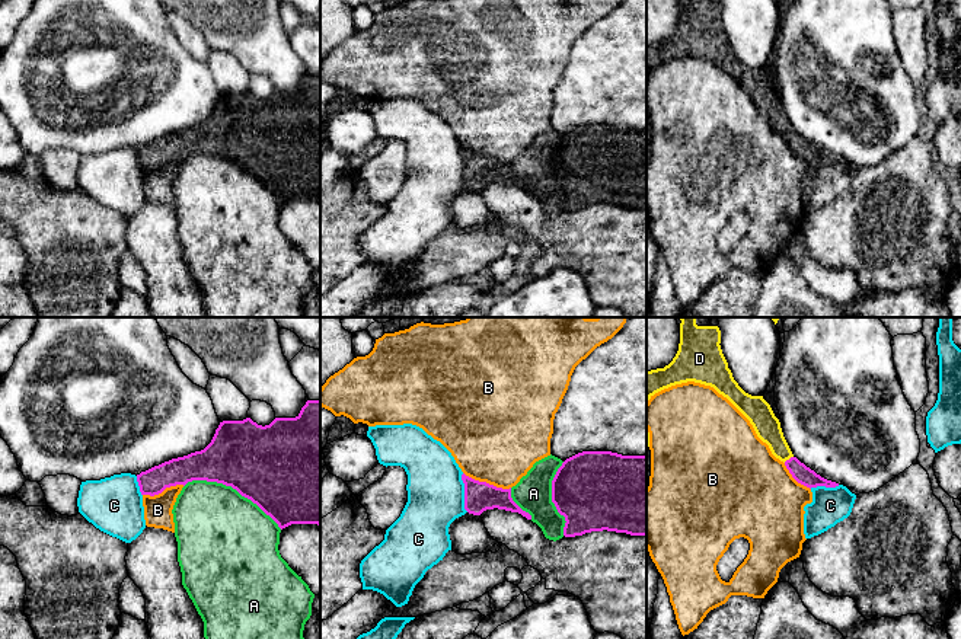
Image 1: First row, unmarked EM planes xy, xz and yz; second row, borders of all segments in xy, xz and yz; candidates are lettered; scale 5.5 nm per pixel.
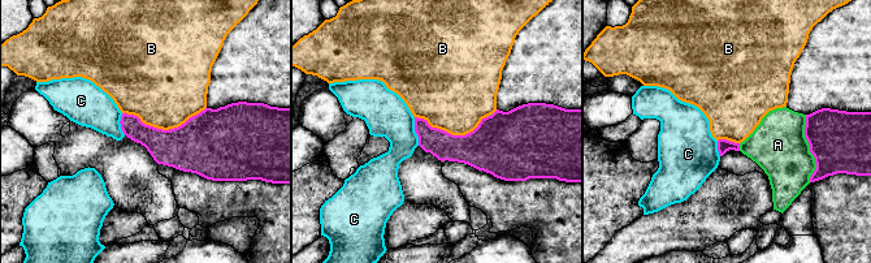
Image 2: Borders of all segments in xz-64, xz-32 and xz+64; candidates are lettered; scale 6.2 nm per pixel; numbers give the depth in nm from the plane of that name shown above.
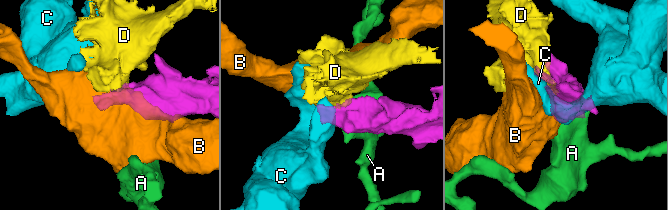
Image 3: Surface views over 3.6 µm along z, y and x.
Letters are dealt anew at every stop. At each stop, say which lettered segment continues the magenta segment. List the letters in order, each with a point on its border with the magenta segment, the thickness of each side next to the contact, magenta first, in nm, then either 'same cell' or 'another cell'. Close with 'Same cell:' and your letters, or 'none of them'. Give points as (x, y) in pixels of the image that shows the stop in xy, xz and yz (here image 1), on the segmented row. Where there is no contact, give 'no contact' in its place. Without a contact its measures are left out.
A: contact xy (233, 488); calibres 440 and 460 nm; another cell
B: contact xz (485, 482); calibres 160 and 500 nm; another cell
C: contact xz (465, 492); calibres 160 and 320 nm; another cell
D: contact yz (789, 459); calibres 100 and 140 nm; same cell
Same cell: D

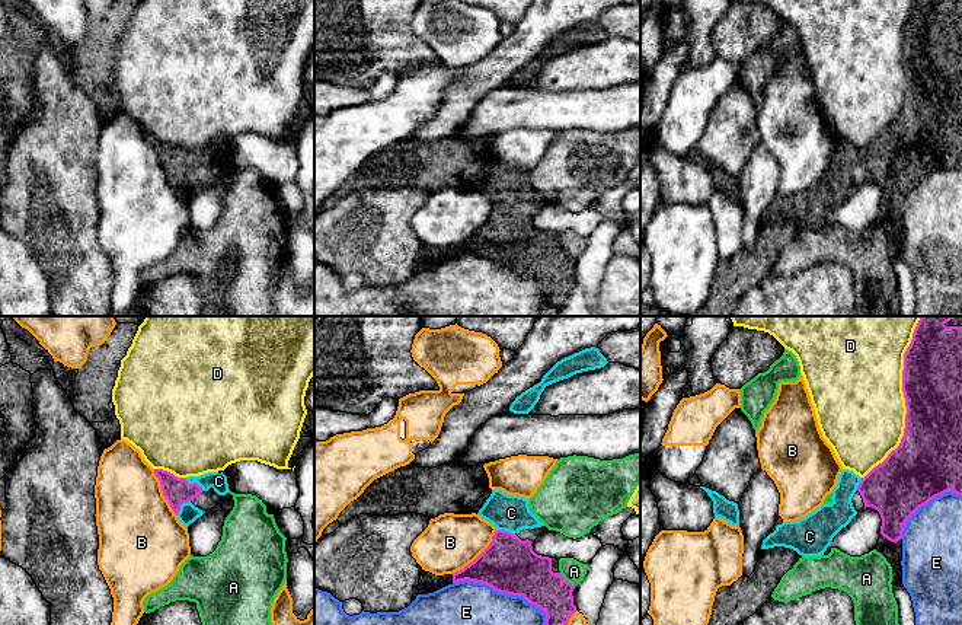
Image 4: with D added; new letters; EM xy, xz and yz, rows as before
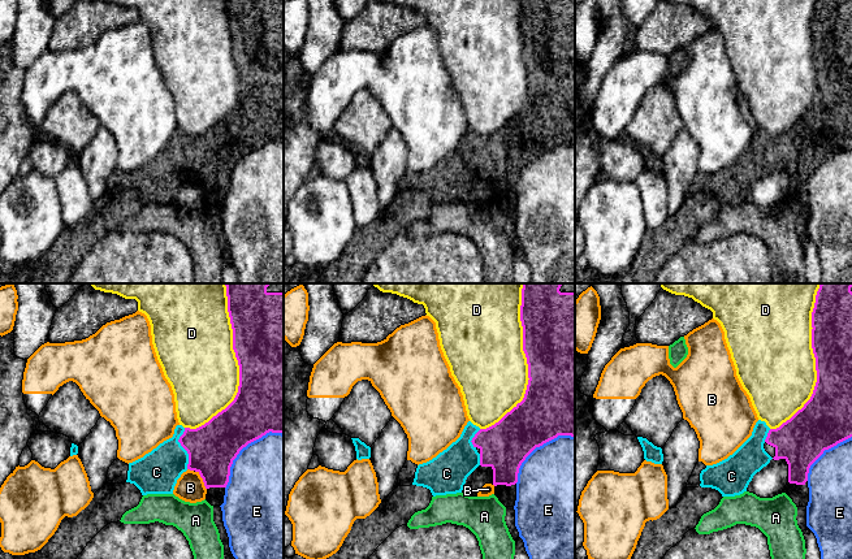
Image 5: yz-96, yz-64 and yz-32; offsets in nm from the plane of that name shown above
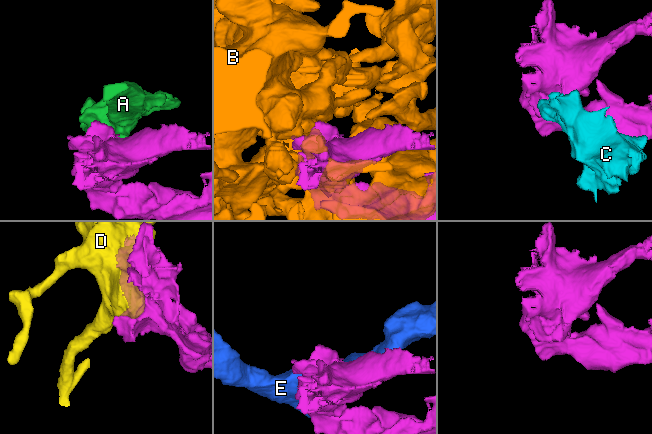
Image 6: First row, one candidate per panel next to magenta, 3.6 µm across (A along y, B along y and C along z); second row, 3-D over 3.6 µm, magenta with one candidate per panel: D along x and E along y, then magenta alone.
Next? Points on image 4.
A: contact xz (566, 582); calibres 260 and 130 nm; another cell
B: contact xz (479, 555); calibres 300 and 320 nm; another cell
C: contact xy (194, 482); calibres 140 and 100 nm; same cell
D: contact yz (905, 399); calibres 340 and 480 nm; another cell
E: contact xz (504, 592); calibres 300 and 240 nm; another cell
Same cell: C

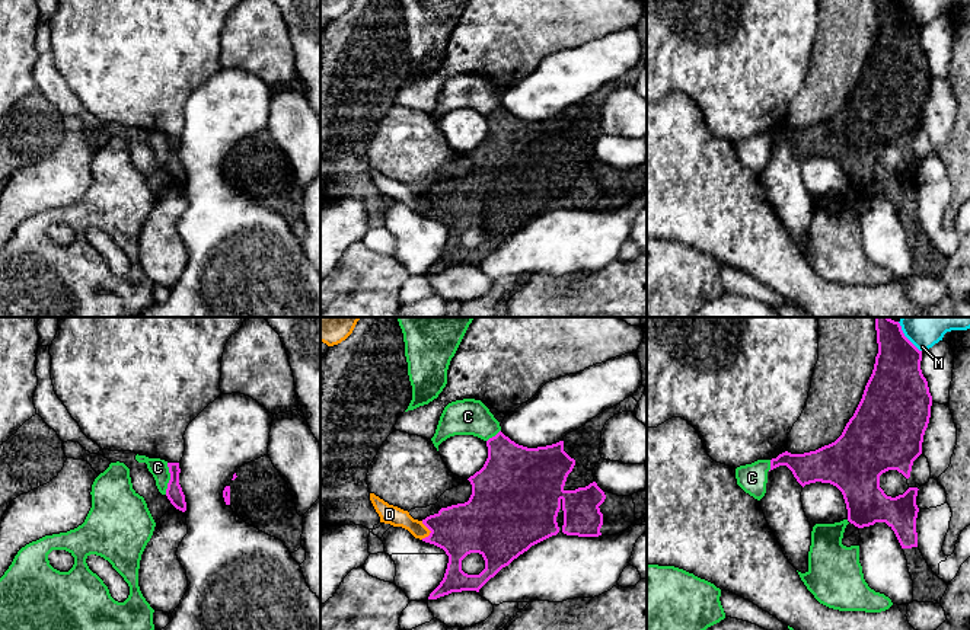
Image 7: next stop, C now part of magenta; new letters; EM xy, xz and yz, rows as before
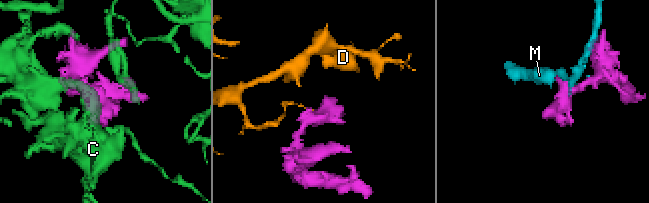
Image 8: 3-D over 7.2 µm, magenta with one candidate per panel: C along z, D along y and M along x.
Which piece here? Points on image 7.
C: contact xy (171, 479); calibres 90 and 100 nm; another cell
D: contact xz (428, 528); calibres 280 and 110 nm; another cell
M: contact yz (905, 336); calibres 280 and 280 nm; another cell
Same cell: none of them

